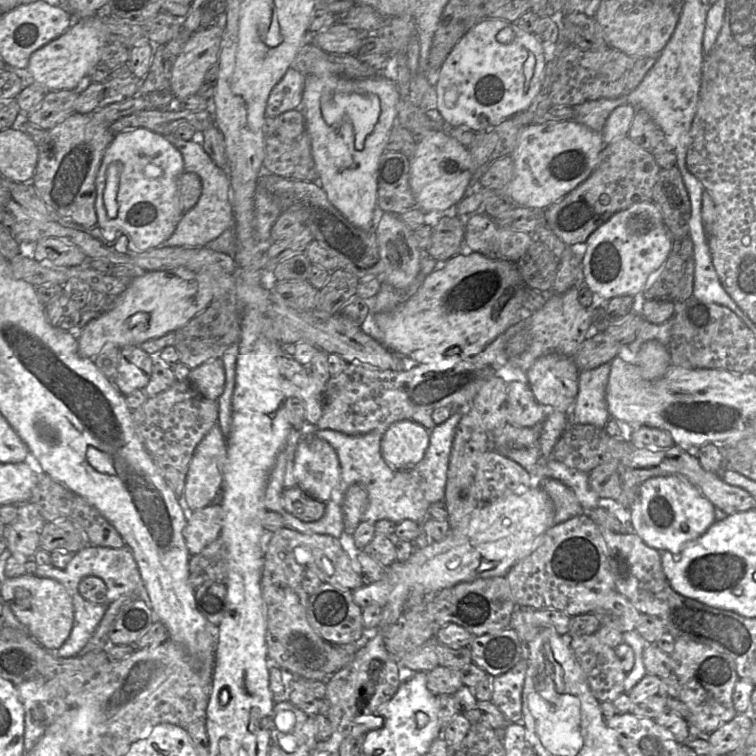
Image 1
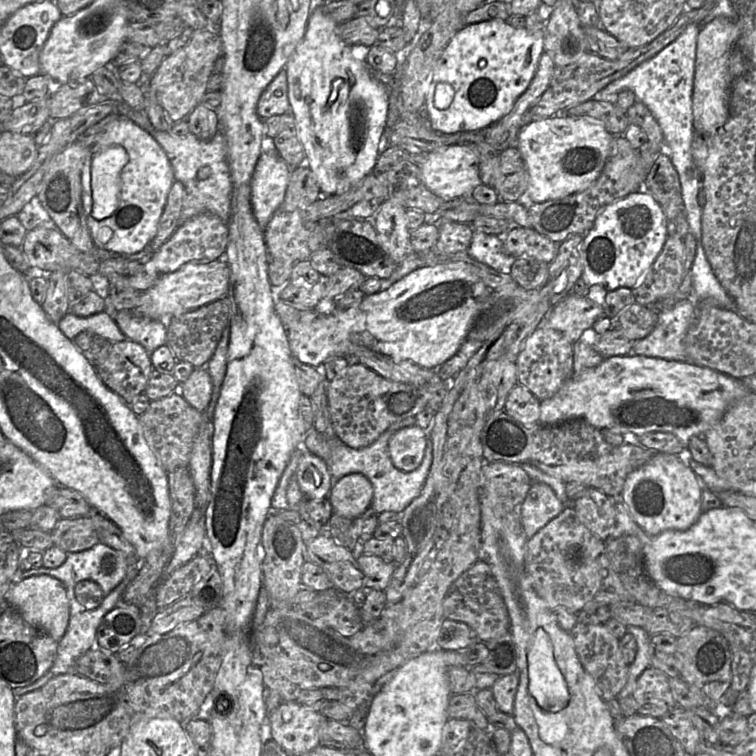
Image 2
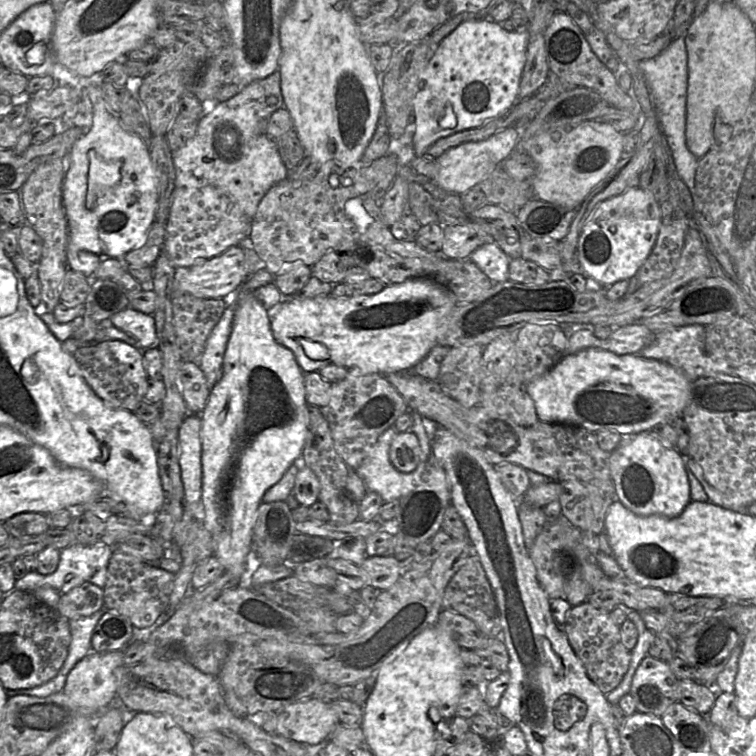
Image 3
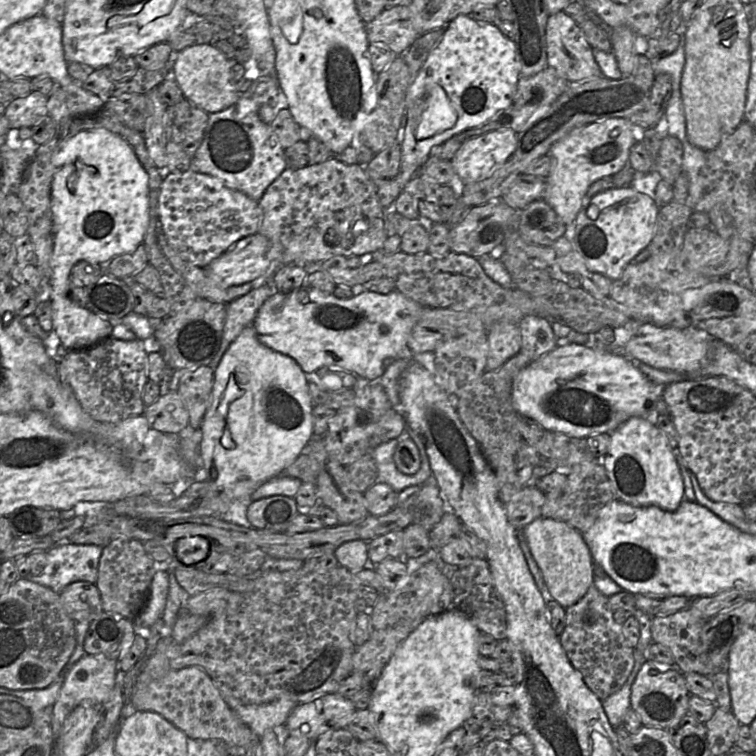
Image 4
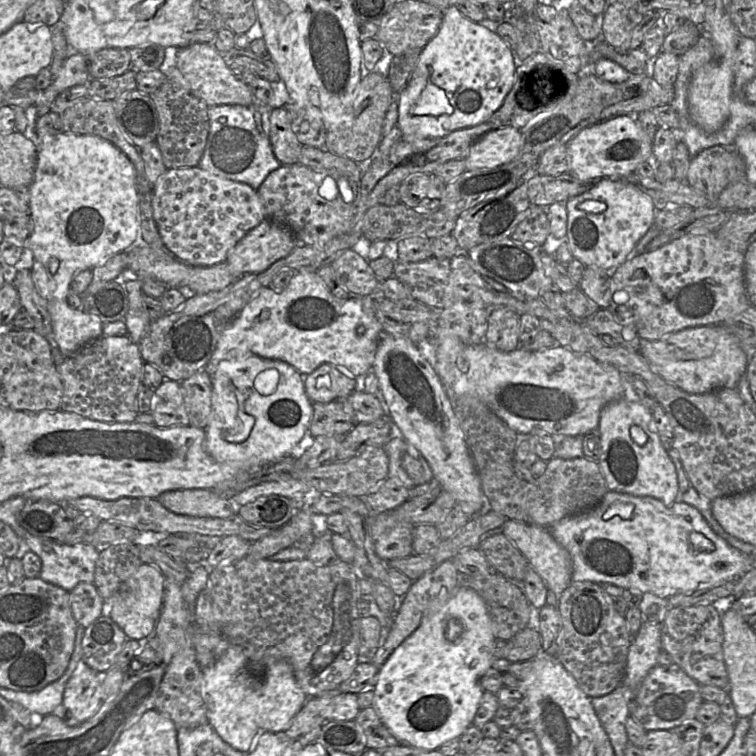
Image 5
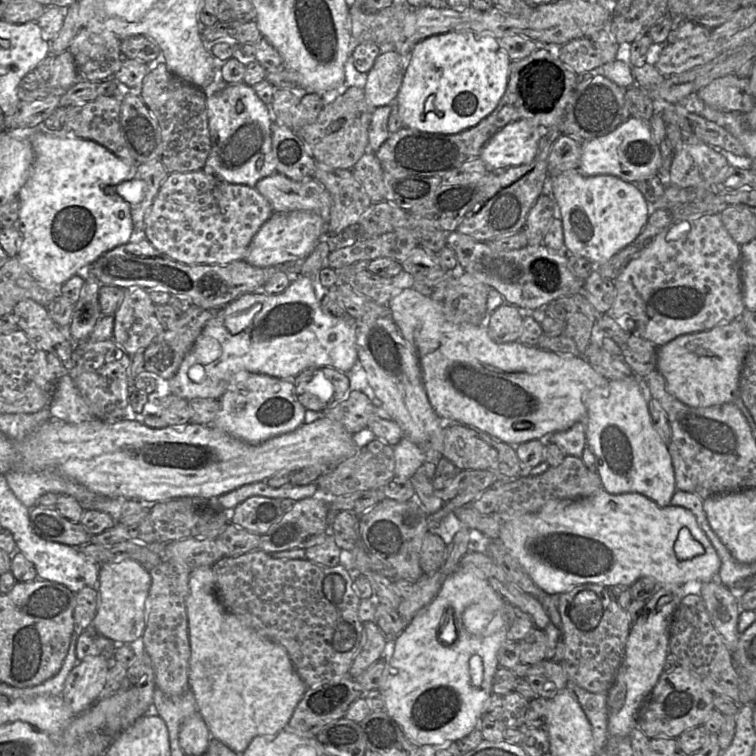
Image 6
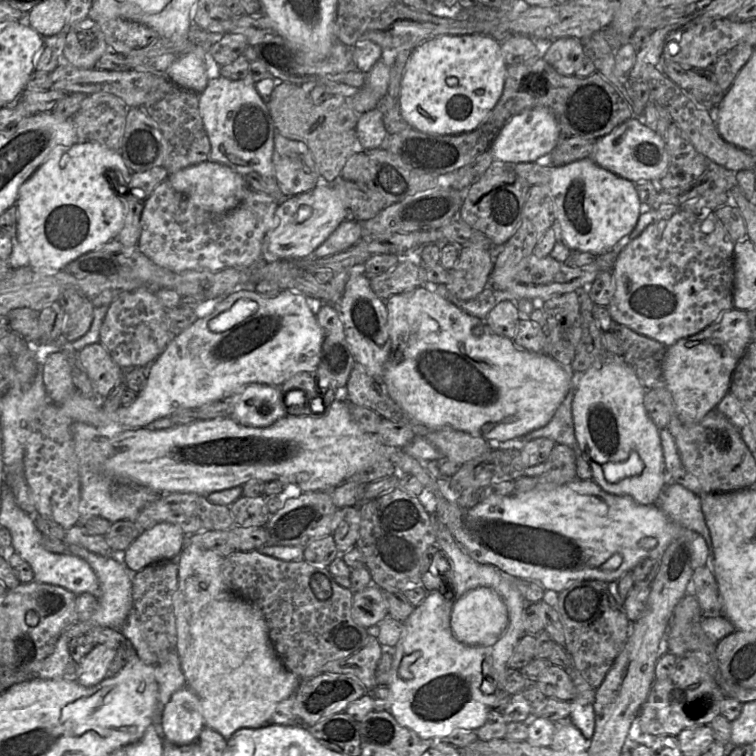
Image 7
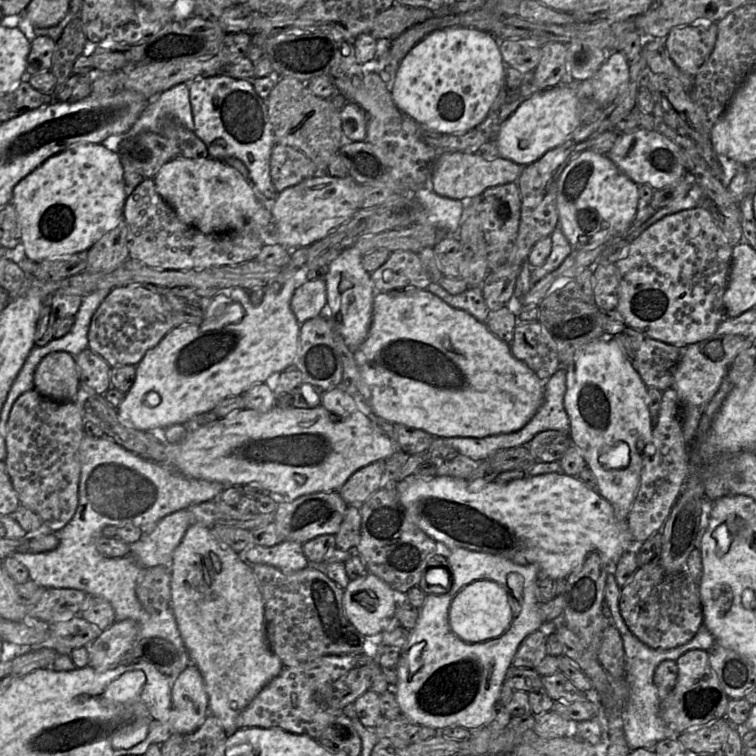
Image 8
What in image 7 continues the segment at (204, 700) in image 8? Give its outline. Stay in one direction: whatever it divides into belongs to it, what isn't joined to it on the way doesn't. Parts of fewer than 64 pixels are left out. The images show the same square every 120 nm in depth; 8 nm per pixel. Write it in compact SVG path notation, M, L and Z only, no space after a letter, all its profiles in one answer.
M188 686L176 691L163 708L165 738L174 744L194 742L205 726L200 699Z

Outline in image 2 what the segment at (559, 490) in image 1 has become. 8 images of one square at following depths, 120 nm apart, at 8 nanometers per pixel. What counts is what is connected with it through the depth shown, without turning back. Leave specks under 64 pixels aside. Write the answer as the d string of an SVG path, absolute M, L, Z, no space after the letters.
M533 482L519 508L526 537L530 539L564 508L564 504L549 485Z

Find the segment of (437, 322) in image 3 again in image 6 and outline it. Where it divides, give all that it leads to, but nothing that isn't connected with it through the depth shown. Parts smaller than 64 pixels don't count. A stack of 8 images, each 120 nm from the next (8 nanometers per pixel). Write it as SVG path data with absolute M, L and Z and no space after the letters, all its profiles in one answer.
M330 235L320 239L314 250L304 258L299 265L299 274L288 287L279 294L269 295L263 291L245 293L223 306L204 326L200 336L206 337L206 348L209 354L214 348L219 349L219 356L212 362L203 364L200 354L195 354L193 348L181 362L176 374L164 389L186 400L194 398L219 399L228 389L231 378L240 371L265 374L280 379L293 379L307 369L333 368L347 374L357 362L357 325L352 317L335 317L329 314L316 297L315 282L317 273L327 265L330 253Z

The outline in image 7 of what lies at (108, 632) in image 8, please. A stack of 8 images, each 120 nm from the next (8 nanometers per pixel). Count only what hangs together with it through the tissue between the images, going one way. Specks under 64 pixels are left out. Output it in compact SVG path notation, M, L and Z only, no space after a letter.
M97 644L78 664L76 681L92 687L108 676L109 667L116 656L117 650L105 644Z

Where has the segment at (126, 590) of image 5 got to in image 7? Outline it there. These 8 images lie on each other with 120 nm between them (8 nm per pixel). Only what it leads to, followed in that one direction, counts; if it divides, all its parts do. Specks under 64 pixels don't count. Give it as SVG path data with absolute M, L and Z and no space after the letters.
M42 537L42 546L45 550L52 553L73 555L85 560L95 572L100 585L99 606L97 611L89 620L71 625L63 635L66 635L68 638L78 637L85 635L94 627L106 627L120 630L133 608L133 573L127 569L125 563L122 564L115 561L113 558L104 557L87 551L84 547L47 537Z

